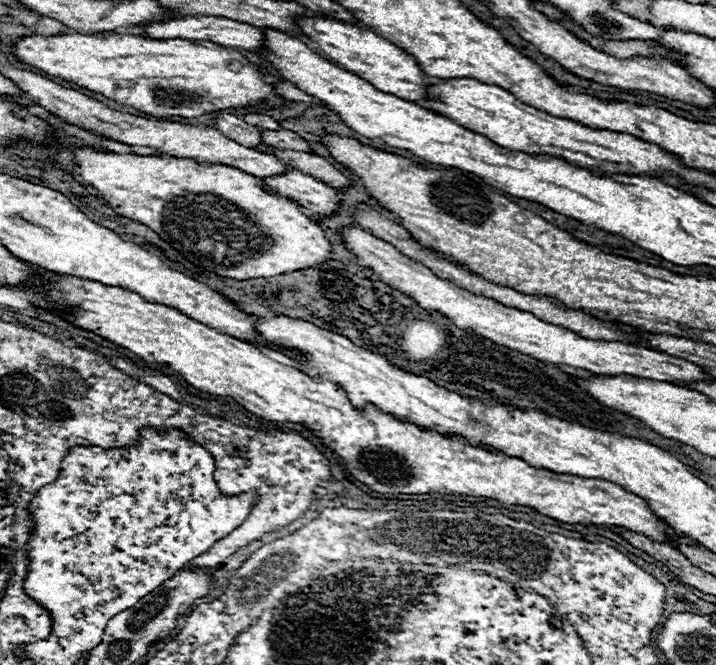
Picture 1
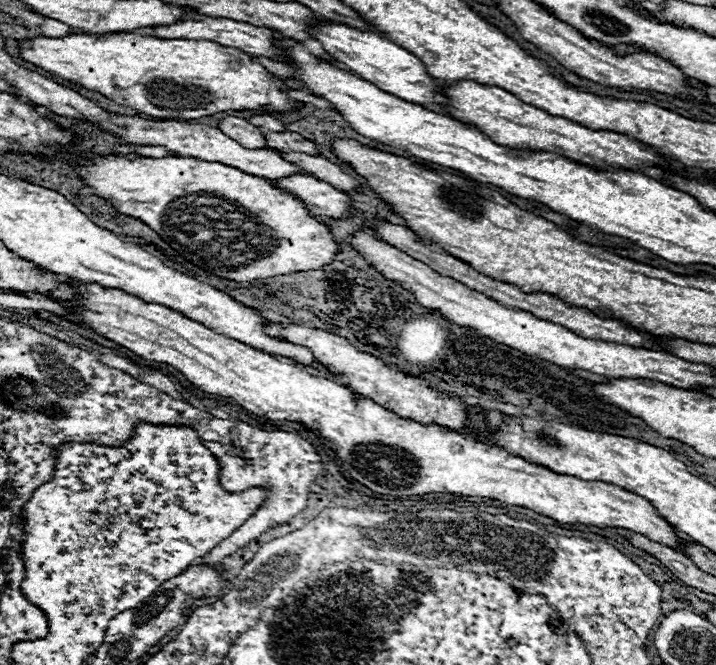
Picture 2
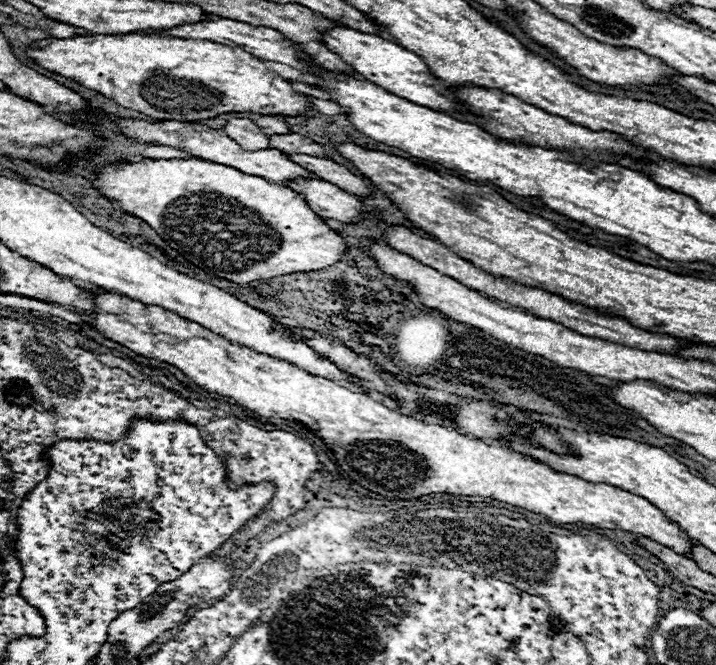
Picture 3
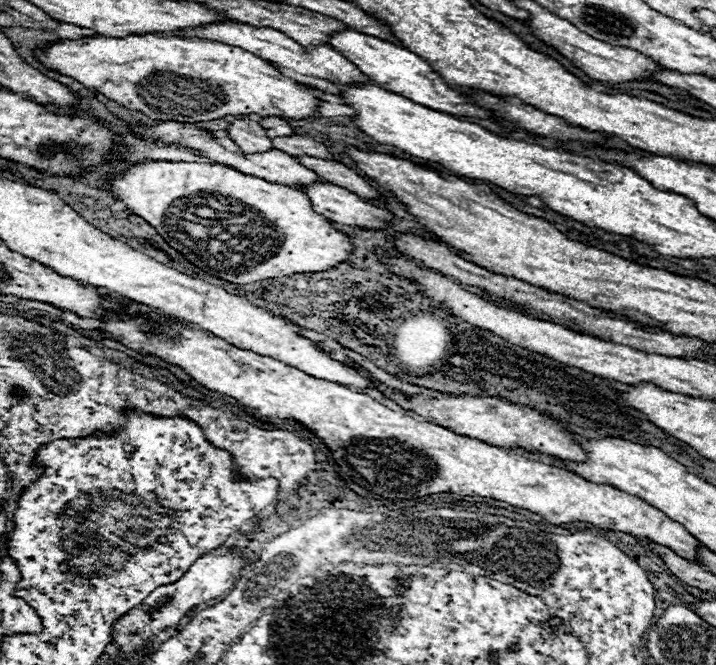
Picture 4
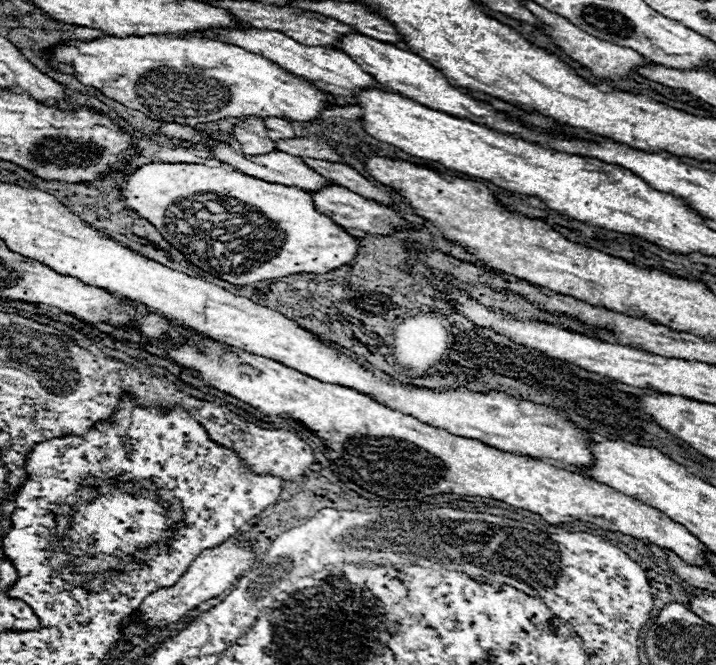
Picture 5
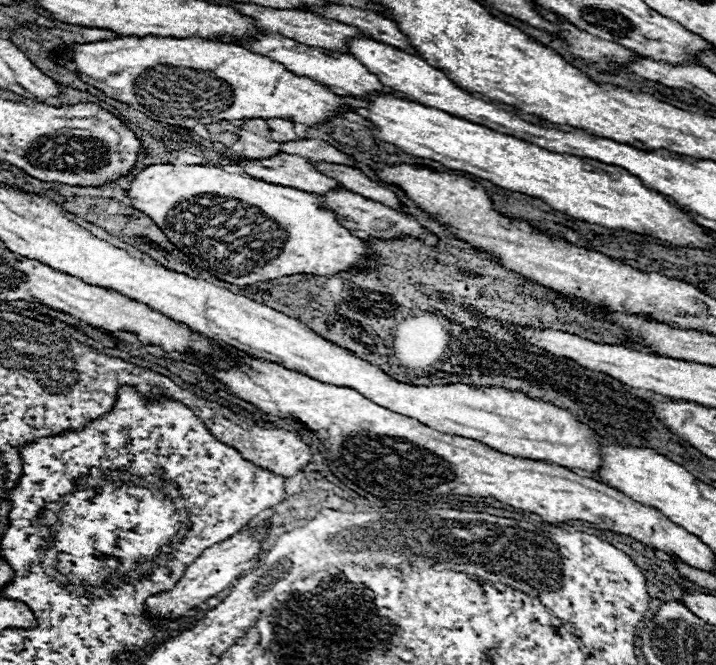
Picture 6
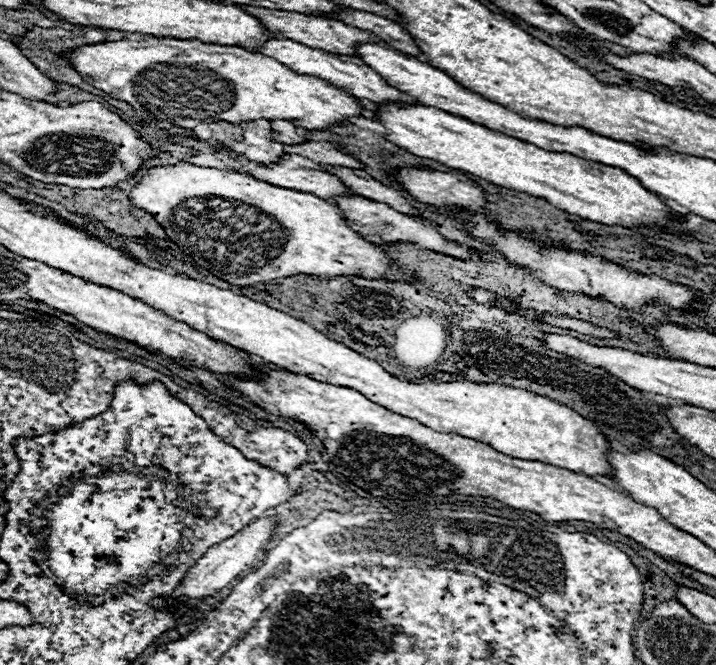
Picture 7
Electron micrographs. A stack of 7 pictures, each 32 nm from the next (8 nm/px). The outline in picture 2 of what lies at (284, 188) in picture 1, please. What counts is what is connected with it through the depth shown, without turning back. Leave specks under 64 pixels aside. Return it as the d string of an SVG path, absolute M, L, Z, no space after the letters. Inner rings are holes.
M294 174L280 180L270 180L270 184L282 188L282 192L294 192L294 196L298 196L298 200L302 200L316 216L340 218L348 210L346 194L314 176Z

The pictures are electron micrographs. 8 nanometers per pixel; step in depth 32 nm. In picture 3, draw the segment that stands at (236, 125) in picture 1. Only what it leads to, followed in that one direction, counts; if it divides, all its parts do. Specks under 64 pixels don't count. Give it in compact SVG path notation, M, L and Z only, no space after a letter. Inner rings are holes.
M230 118L226 126L222 128L226 136L236 140L244 150L266 150L268 136L262 132L260 126L256 126L252 120L246 118Z

